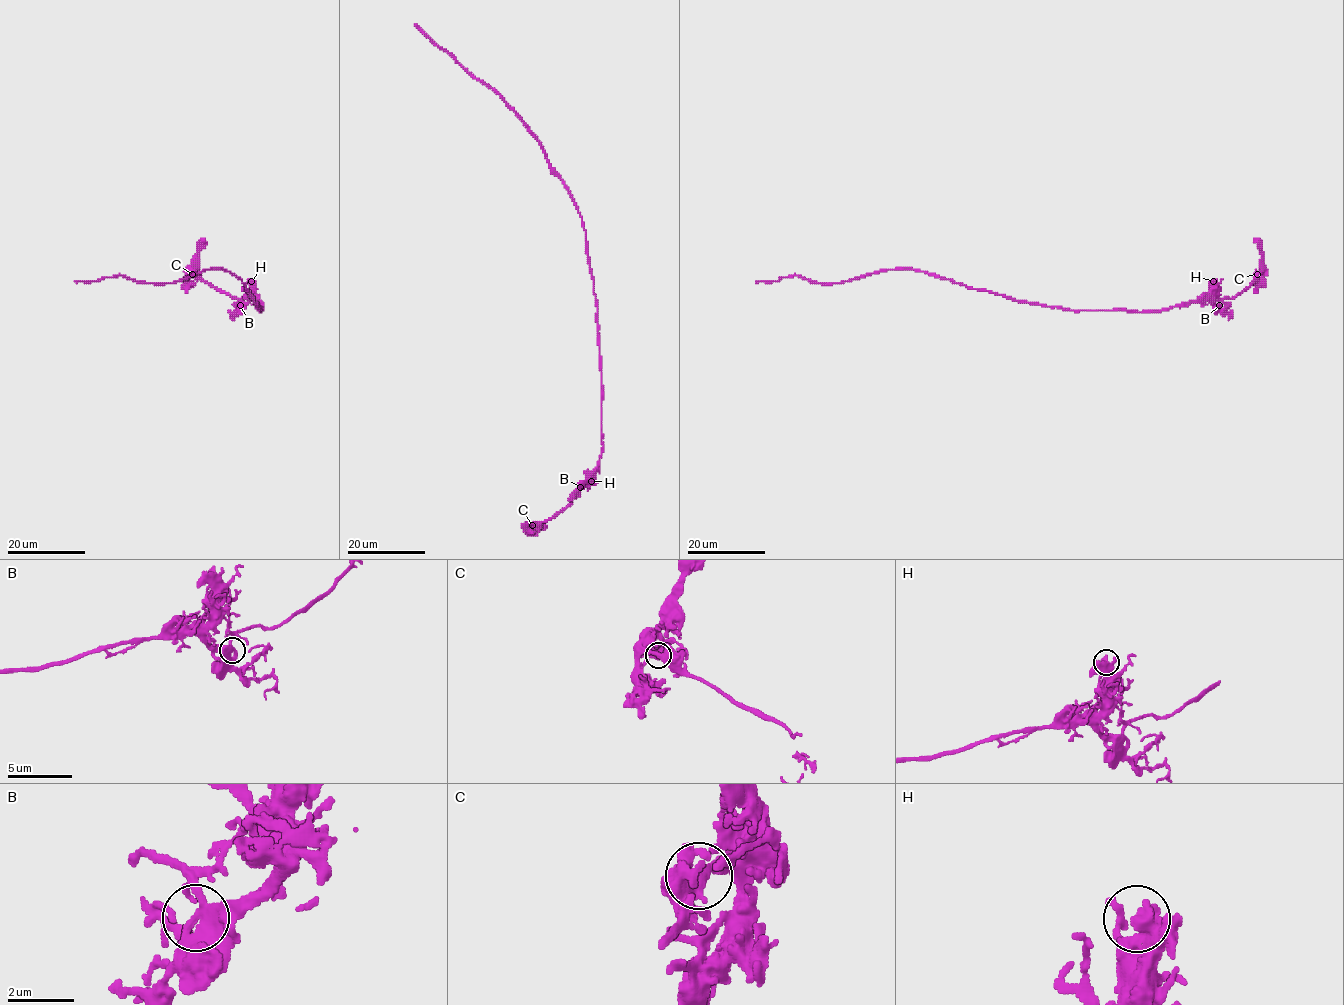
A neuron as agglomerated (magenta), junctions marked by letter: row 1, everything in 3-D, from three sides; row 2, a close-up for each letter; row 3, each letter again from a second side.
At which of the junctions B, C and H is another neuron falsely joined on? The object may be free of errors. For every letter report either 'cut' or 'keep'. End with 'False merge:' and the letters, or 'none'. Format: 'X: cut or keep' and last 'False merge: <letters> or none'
B: keep
C: keep
H: keep
False merge: none

